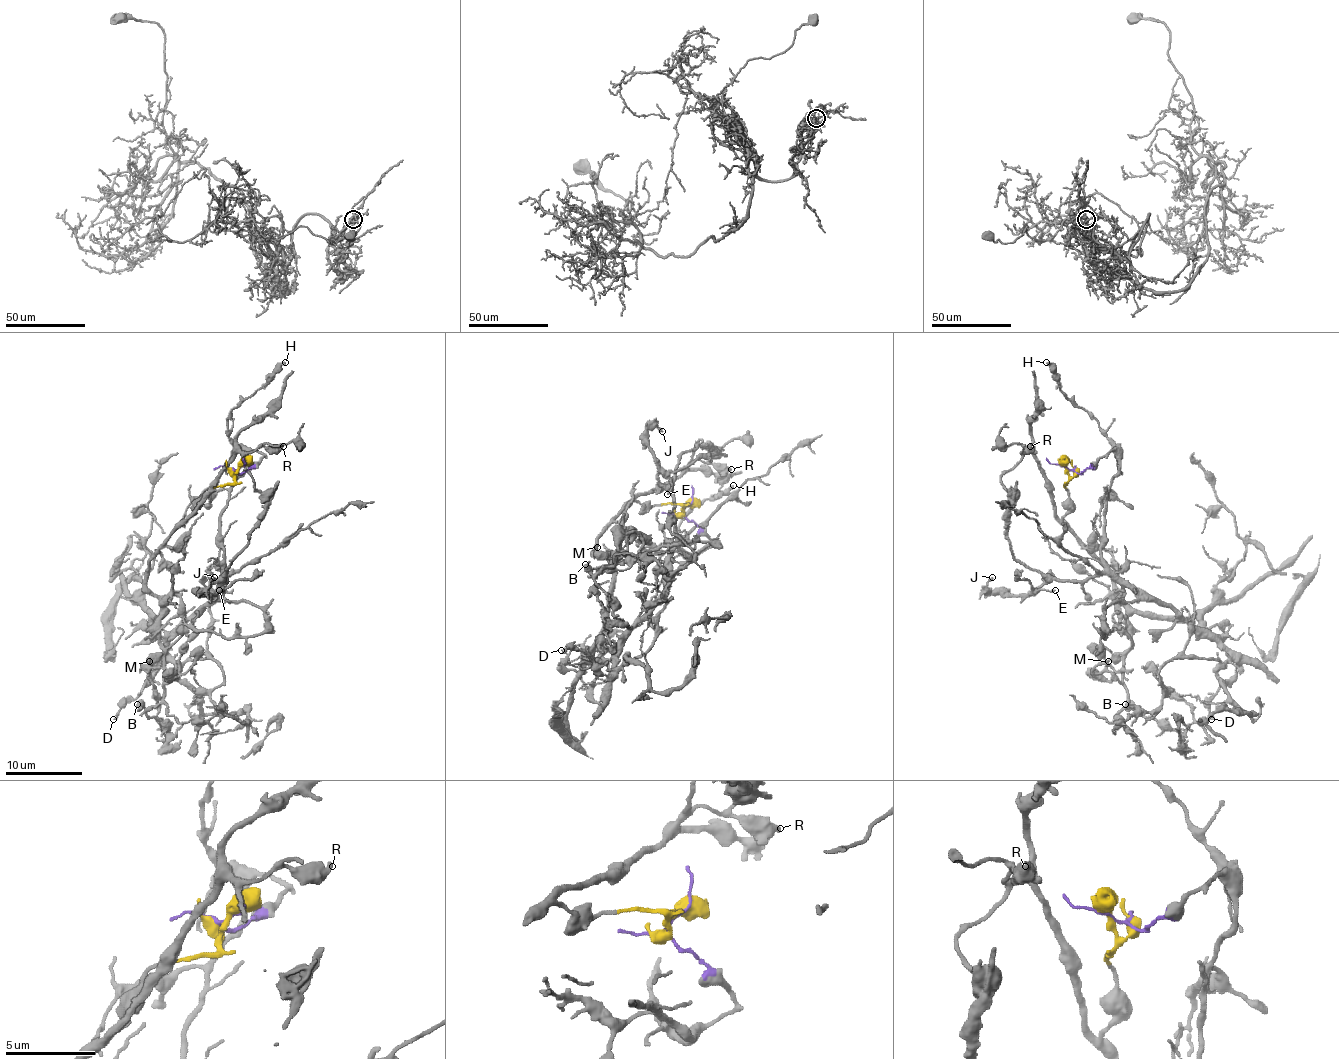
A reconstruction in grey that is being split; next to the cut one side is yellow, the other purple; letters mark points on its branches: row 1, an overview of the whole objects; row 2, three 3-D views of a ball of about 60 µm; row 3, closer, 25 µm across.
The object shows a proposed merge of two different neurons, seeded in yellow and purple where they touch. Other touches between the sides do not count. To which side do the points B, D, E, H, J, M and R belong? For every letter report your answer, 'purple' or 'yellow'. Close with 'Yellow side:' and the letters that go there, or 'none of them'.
B: yellow
D: purple
E: purple
H: purple
J: purple
M: yellow
R: yellow
Yellow side: B, M, R

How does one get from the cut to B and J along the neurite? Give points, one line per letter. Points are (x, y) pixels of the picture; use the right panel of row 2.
B: (1069, 471), (1063, 523), (1099, 561), (1126, 609), (1132, 648), (1123, 669), (1126, 698), (1134, 708), (1124, 704)
J: (1069, 469), (1082, 473), (1111, 450), (1119, 455), (1103, 571), (1049, 579), (1026, 594), (994, 592), (992, 577)

